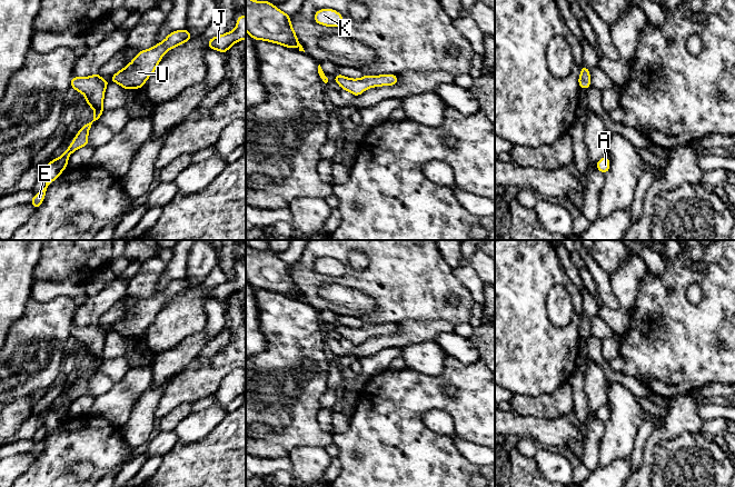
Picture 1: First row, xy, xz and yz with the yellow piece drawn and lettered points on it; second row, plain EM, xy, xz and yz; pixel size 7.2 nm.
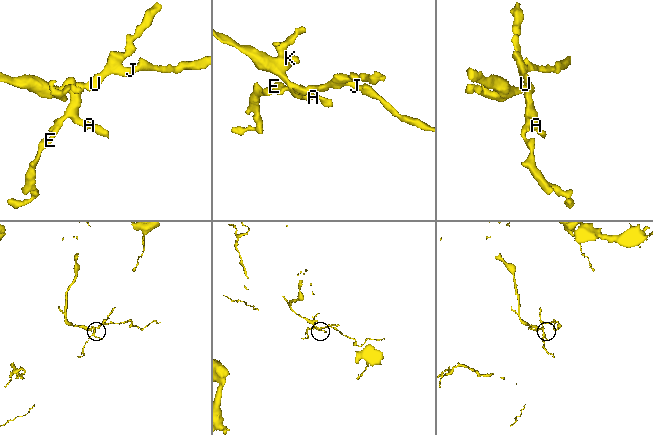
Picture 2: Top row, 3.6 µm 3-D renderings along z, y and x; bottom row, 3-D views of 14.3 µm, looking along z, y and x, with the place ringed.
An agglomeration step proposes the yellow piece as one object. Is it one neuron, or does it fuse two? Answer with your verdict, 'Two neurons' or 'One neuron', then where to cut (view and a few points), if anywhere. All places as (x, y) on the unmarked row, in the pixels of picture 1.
One neuron. No split

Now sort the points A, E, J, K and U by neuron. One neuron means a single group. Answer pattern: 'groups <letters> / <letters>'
groups A E J K U

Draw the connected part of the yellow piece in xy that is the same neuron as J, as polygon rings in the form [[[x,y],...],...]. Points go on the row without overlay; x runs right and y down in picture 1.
[[[238,265],[237,275],[234,280],[209,287],[208,299],[218,299],[225,304],[234,292],[244,288],[246,288],[246,265]]]

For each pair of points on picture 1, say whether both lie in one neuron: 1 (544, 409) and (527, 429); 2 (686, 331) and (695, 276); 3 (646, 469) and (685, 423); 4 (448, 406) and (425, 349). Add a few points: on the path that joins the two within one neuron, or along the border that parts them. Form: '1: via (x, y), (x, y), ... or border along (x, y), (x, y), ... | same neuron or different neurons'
1: border along (513, 408), (519, 414), (536, 417), (563, 416) | different neurons
2: via (681, 317), (681, 287) | same neuron
3: via (648, 455), (651, 444), (661, 434), (671, 428) | same neuron
4: border along (447, 356), (438, 375), (424, 375), (409, 368) | different neurons

